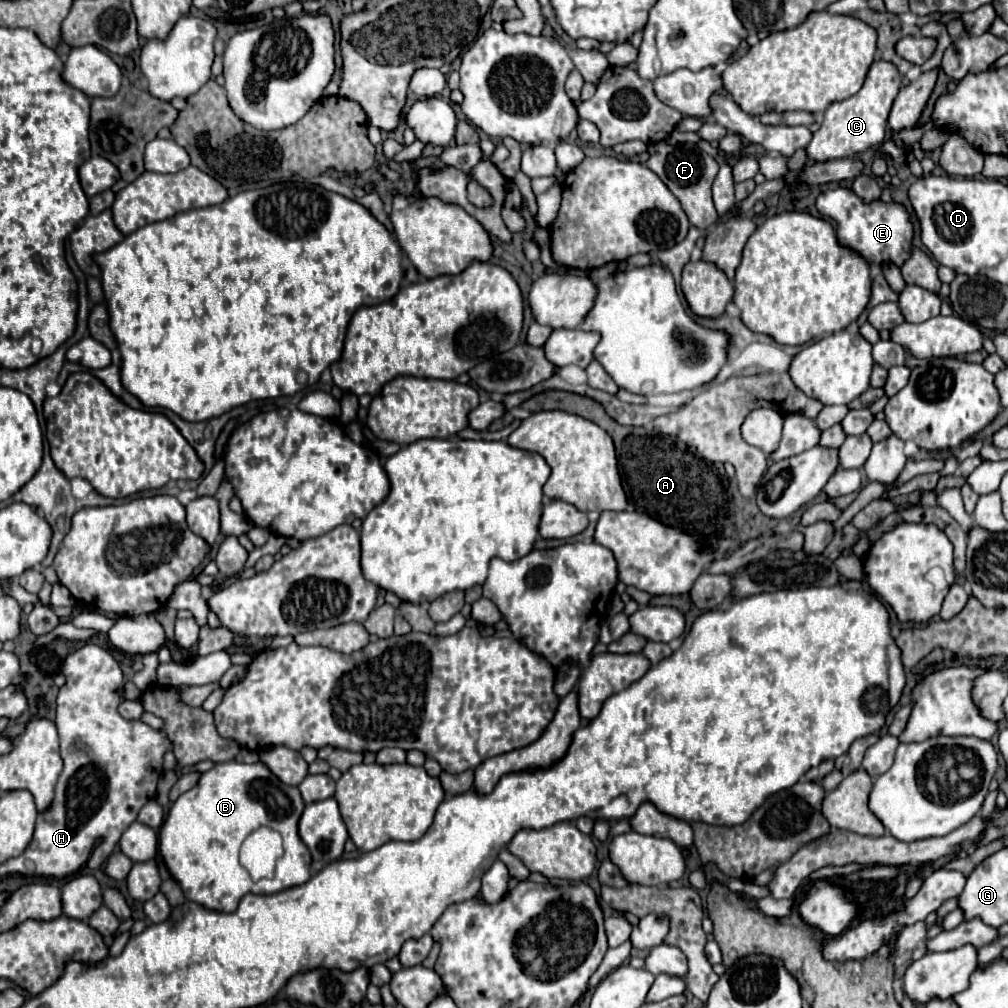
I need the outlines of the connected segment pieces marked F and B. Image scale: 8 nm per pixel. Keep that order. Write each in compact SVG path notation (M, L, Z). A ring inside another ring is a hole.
M660 141L648 145L648 153L650 159L646 161L646 167L650 167L666 183L666 187L678 197L690 223L700 229L708 229L710 225L714 225L718 221L718 215L710 195L710 187L714 183L714 177L718 175L718 163L694 143L670 145L666 141Z
M216 763L210 771L202 773L196 787L186 791L176 799L176 803L170 807L168 817L160 829L160 855L164 857L164 863L180 889L184 891L186 899L204 905L212 911L234 911L246 893L278 893L288 887L302 885L310 879L310 851L298 837L298 819L302 815L304 801L300 797L300 791L296 787L284 785L276 775L270 773L270 769L264 763ZM268 825L274 831L278 831L284 839L284 857L278 861L278 871L274 879L260 879L254 883L248 875L248 871L238 863L238 851L242 841L256 831L256 827Z

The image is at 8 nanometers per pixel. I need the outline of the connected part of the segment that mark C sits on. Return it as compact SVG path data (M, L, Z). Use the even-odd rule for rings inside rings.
M884 59L874 61L862 89L856 95L840 103L832 103L826 109L822 127L814 133L814 139L806 147L808 159L830 161L830 159L840 159L840 157L854 157L860 151L880 145L886 137L886 119L900 91L900 81L902 77L900 77L898 67L894 67L894 63L886 63Z

